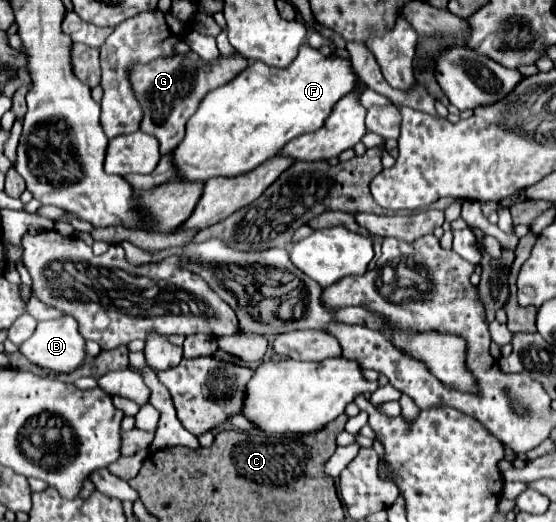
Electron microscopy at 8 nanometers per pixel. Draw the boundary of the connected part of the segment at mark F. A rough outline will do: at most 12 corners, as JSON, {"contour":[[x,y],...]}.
{"contour":[[303,44],[209,92],[175,178],[241,176],[323,126],[351,62]]}

